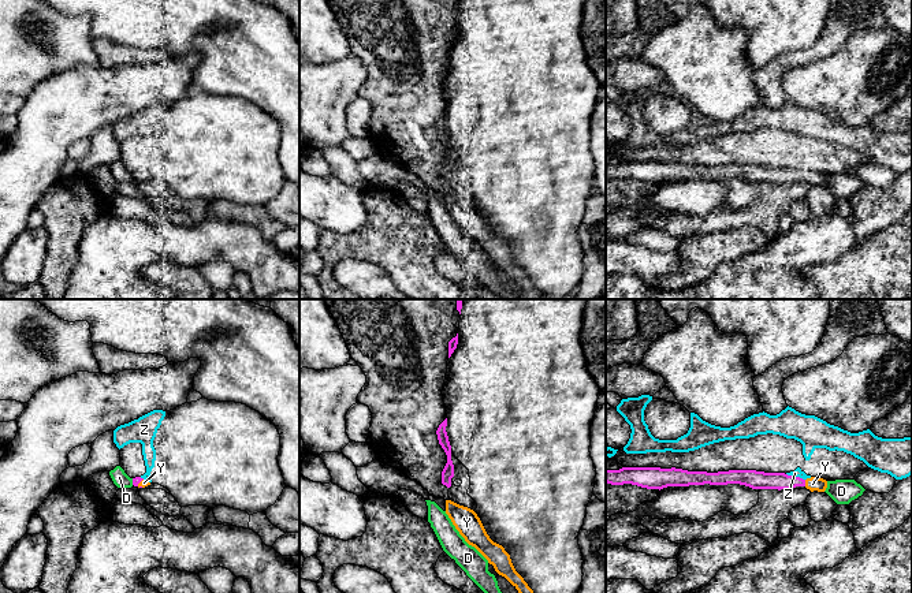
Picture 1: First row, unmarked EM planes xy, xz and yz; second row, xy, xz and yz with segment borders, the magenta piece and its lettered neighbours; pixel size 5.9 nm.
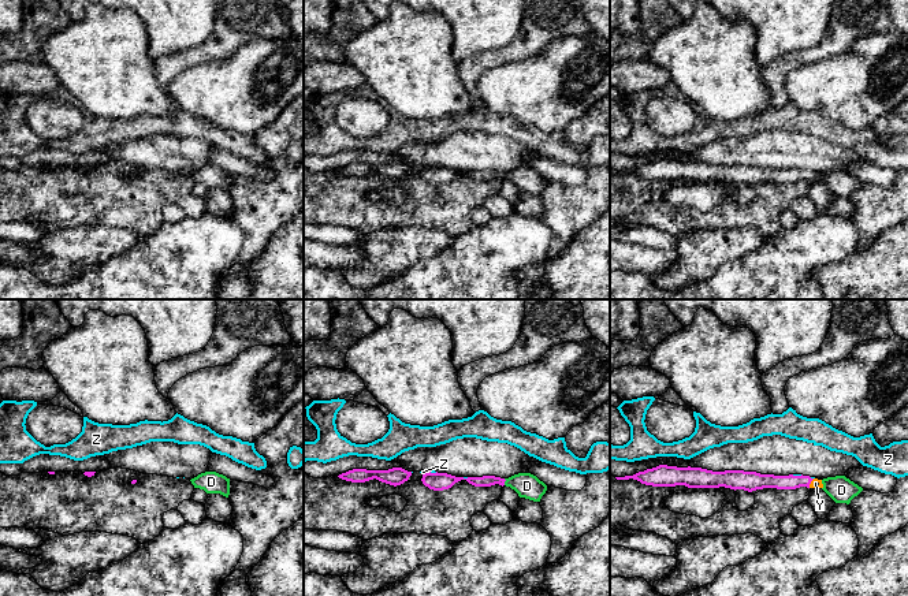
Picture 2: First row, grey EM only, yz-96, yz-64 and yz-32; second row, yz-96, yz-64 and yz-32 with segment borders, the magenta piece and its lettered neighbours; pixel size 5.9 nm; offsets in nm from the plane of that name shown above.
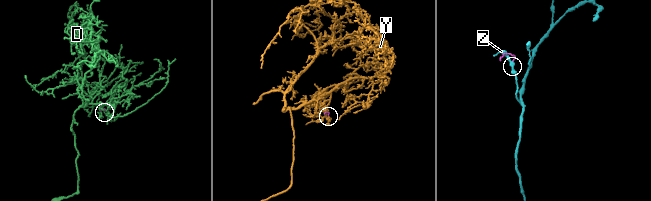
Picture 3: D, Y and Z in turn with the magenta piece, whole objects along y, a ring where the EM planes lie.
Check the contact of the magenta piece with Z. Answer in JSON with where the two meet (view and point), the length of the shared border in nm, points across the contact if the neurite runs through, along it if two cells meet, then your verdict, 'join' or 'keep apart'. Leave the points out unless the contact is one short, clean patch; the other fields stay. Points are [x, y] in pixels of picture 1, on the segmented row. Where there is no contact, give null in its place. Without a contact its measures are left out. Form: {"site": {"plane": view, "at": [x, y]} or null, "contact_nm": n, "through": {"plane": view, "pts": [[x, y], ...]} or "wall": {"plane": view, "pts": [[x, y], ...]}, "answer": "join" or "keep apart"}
{"site": {"plane": "yz", "at": [796, 477]}, "contact_nm": 120, "answer": "keep apart"}

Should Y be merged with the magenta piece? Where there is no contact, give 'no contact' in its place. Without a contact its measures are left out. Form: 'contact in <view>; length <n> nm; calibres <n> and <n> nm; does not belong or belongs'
contact in yz; length 40 nm; calibres 100 and 80 nm; belongs

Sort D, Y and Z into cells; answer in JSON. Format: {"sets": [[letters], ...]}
{"sets": [["D"], ["Y"], ["Z"]]}

